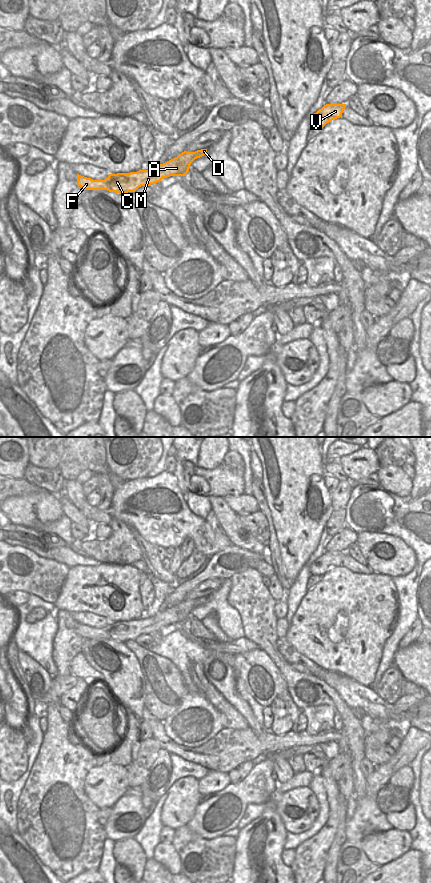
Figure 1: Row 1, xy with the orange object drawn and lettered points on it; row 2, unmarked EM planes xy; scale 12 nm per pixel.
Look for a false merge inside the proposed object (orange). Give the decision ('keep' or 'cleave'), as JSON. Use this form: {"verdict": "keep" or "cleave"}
{"verdict": "keep"}

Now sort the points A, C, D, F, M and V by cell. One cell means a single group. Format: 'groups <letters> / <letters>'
groups A C D F M V

